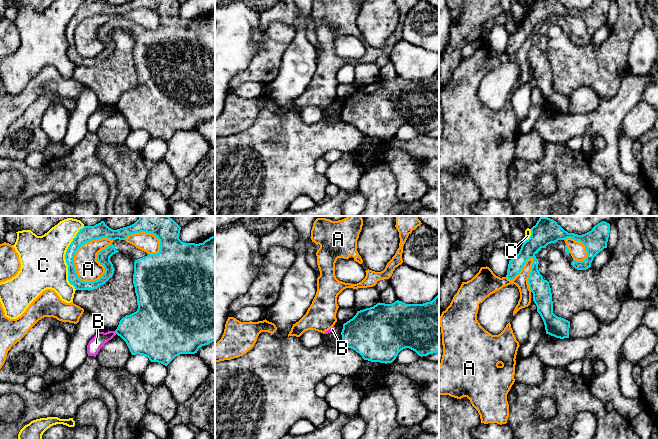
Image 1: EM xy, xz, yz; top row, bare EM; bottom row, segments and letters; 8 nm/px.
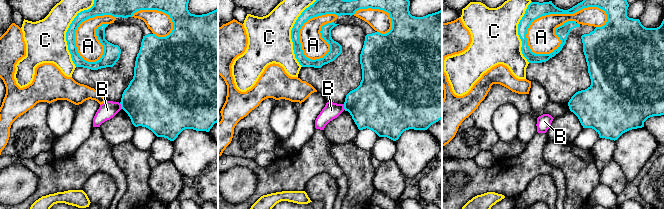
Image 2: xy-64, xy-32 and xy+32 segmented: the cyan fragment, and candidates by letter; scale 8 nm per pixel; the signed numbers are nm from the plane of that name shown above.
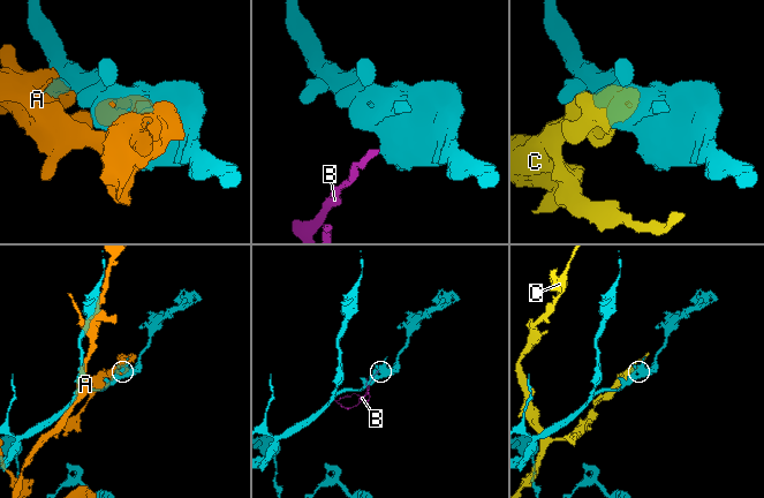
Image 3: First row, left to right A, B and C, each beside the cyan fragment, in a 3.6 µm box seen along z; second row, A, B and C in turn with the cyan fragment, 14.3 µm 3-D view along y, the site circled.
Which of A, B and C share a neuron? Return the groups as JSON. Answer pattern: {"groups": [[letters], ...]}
{"groups": [["A"], ["B"], ["C"]]}

